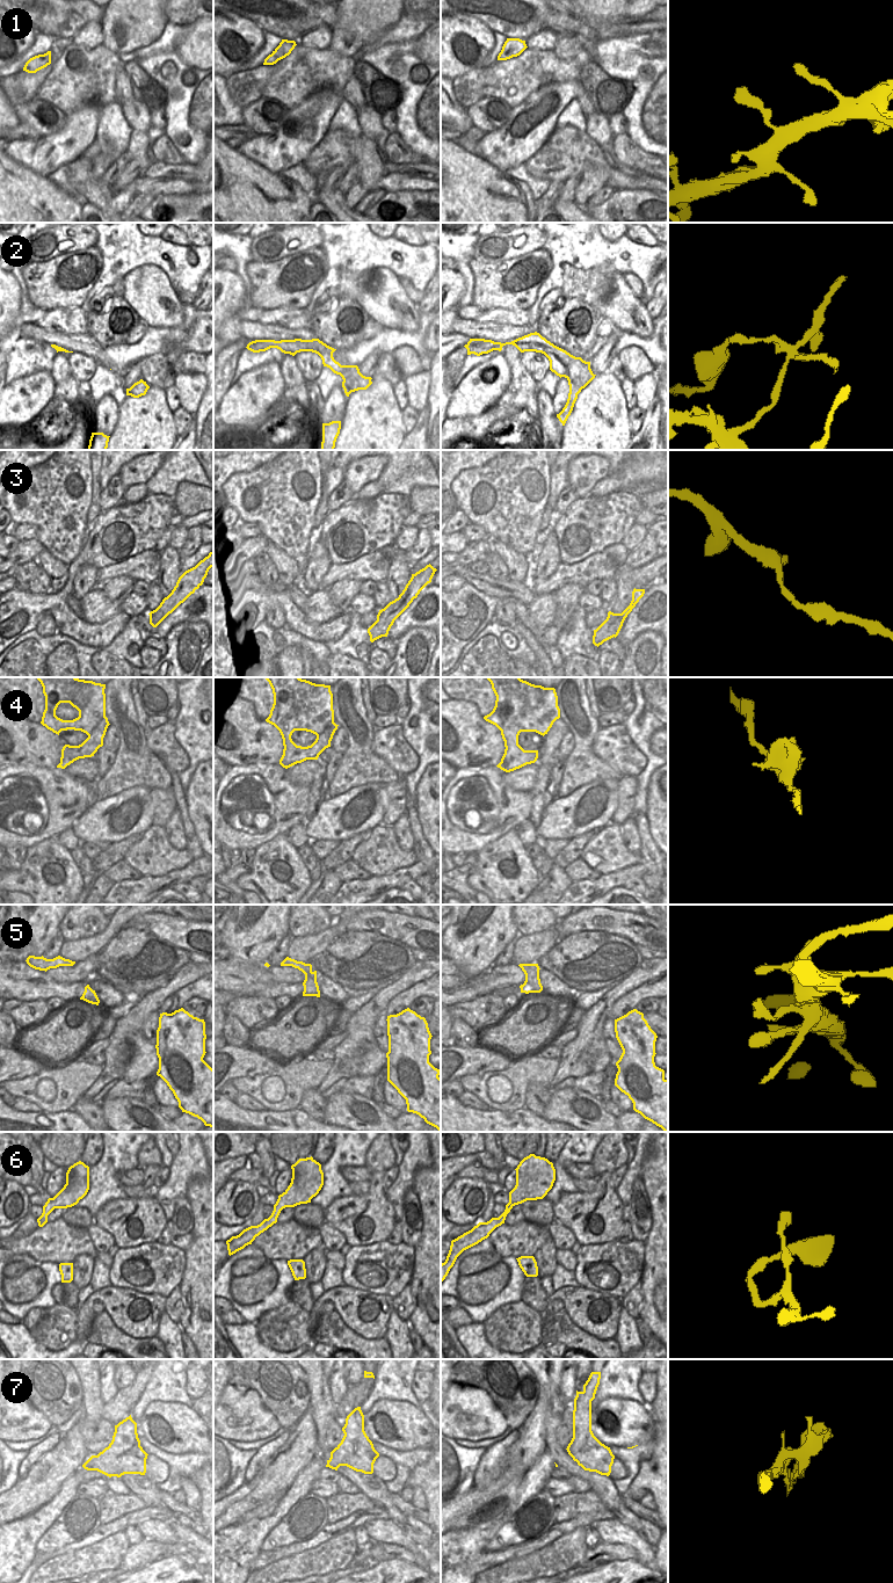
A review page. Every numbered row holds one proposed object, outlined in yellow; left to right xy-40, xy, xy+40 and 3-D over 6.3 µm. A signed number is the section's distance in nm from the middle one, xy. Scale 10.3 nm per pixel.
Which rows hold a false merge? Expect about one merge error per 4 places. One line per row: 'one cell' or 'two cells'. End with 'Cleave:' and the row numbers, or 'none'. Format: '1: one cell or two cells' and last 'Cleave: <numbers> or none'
1: one cell
2: two cells
3: one cell
4: one cell
5: one cell
6: one cell
7: two cells
Cleave: 2, 7

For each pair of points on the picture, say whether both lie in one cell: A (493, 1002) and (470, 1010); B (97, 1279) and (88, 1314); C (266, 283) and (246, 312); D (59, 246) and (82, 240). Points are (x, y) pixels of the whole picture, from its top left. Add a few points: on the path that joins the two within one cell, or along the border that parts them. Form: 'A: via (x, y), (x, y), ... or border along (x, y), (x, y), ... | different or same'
A: via (487, 1008), (485, 1010), (476, 1010) | same
B: border along (110, 1284), (94, 1291) | different
C: border along (252, 305), (263, 310) | different
D: via (65, 240), (77, 240) | same

